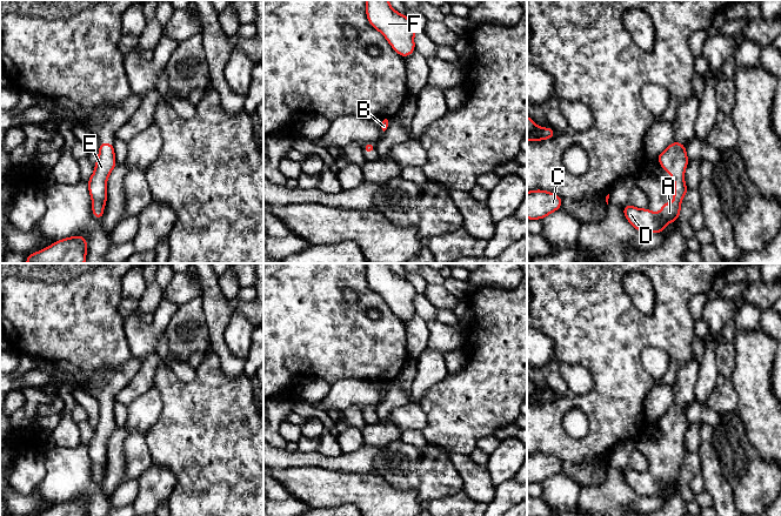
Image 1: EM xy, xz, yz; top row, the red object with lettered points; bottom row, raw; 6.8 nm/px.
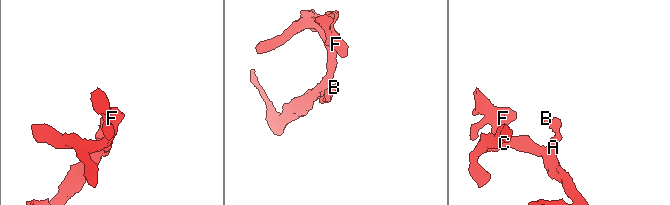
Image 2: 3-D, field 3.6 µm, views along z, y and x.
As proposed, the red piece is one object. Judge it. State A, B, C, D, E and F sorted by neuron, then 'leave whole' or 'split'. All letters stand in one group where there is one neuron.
A B C D E F | leave whole

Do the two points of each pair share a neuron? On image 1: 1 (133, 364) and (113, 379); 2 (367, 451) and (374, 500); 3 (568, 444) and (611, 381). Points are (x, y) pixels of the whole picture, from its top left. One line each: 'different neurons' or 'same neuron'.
1: same neuron
2: different neurons
3: same neuron

